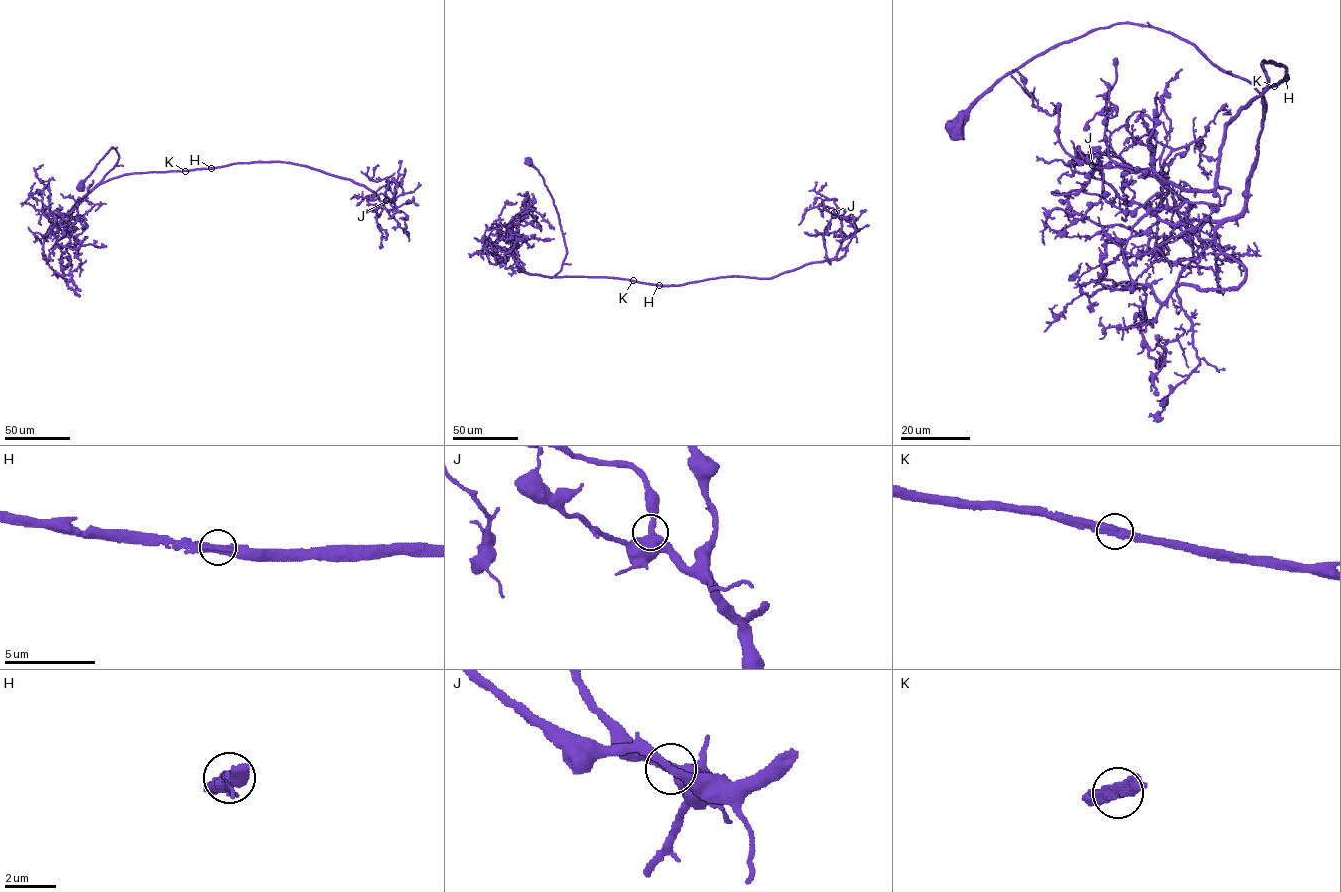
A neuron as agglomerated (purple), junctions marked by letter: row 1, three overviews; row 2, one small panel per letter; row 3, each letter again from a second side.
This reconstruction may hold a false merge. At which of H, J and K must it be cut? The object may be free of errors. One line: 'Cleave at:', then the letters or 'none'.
Cleave at: none

